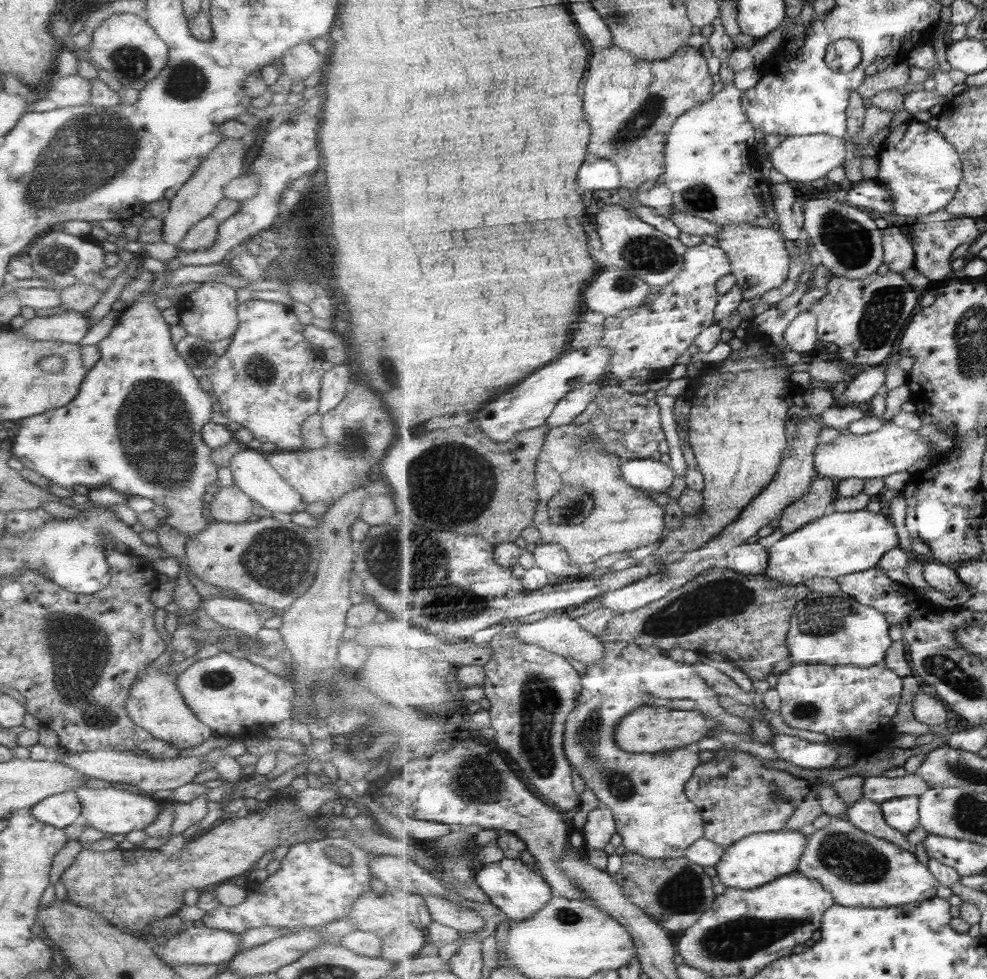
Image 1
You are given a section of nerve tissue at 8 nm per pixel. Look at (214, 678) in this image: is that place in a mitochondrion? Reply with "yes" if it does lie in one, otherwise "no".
yes

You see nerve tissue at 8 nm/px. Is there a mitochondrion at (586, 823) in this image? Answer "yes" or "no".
no

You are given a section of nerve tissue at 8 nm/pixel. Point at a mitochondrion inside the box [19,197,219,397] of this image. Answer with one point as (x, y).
(61, 260)

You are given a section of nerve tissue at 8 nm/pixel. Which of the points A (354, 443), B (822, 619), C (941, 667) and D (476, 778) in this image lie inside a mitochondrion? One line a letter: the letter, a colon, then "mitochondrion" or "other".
A: mitochondrion
B: mitochondrion
C: mitochondrion
D: mitochondrion

